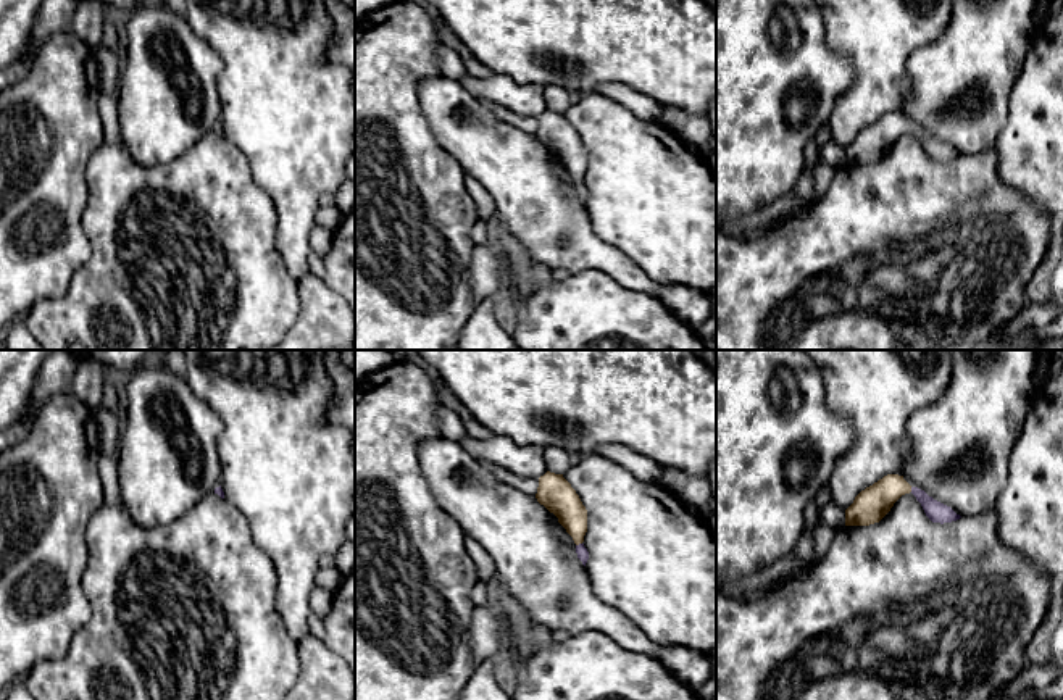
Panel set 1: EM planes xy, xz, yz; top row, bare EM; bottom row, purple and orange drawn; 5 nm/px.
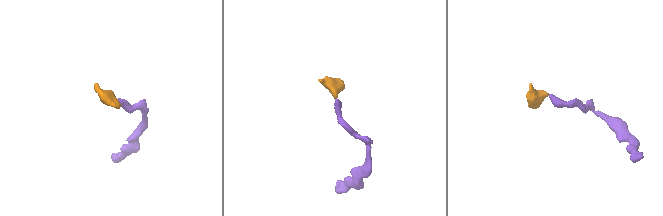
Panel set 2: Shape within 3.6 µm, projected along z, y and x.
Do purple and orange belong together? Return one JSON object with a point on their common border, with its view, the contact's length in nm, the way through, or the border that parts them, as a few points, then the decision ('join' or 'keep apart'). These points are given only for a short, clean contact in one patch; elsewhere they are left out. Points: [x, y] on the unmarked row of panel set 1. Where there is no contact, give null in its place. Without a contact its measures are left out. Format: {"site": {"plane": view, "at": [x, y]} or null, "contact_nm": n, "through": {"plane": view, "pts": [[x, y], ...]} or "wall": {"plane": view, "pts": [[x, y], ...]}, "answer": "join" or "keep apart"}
{"site": {"plane": "xz", "at": [579, 183]}, "contact_nm": 40, "through": {"plane": "xz", "pts": [[581, 189], [579, 183], [576, 162], [560, 137]]}, "answer": "join"}

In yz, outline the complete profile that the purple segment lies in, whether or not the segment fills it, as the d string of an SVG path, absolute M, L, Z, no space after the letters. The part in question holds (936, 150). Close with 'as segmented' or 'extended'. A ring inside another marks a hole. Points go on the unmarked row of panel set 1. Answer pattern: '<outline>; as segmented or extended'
M887 113L861 129L845 148L845 165L869 165L879 161L905 132L913 132L932 161L952 161L960 158L950 145L934 139L924 129L911 126L903 115Z; extended

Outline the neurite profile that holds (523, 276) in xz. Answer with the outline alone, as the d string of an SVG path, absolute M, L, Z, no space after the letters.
M503 227L505 250L502 253L505 269L505 289L508 289L518 305L536 292L548 287L557 273L536 263L527 250L515 240Z

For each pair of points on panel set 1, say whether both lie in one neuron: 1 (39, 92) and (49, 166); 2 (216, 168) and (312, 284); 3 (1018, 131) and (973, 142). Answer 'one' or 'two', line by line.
1: one
2: two
3: two

